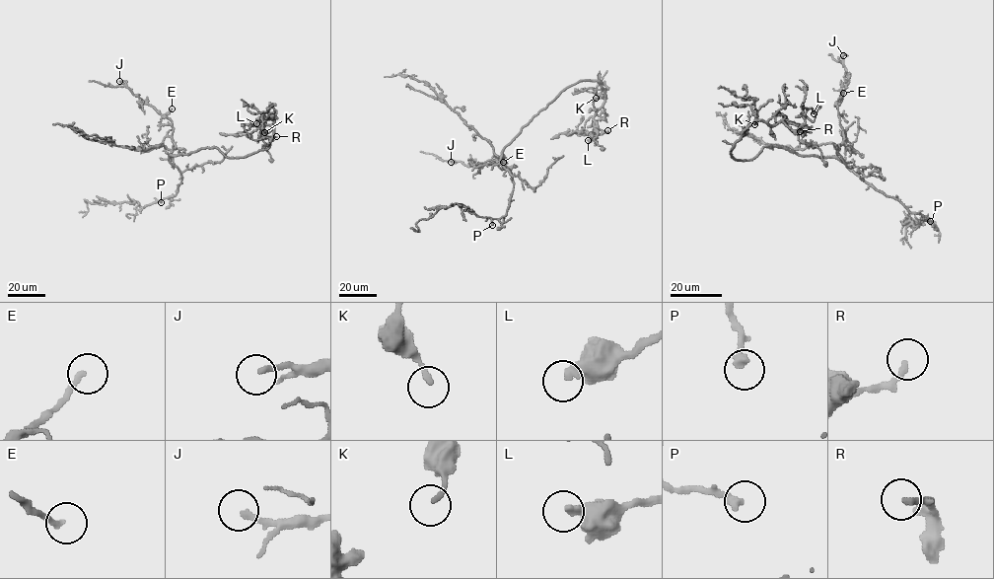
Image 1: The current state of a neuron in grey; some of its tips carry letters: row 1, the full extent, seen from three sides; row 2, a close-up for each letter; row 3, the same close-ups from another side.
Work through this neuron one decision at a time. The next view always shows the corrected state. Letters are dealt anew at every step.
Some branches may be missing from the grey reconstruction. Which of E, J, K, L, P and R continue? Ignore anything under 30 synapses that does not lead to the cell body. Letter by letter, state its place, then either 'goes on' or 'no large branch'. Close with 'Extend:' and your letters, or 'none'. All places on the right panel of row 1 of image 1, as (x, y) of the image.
E: (843, 93) | no large branch
J: (843, 55) | no large branch
K: (754, 124) | no large branch
L: (814, 113) | no large branch
P: (930, 221) | no large branch
R: (800, 131) | no large branch
Extend: none

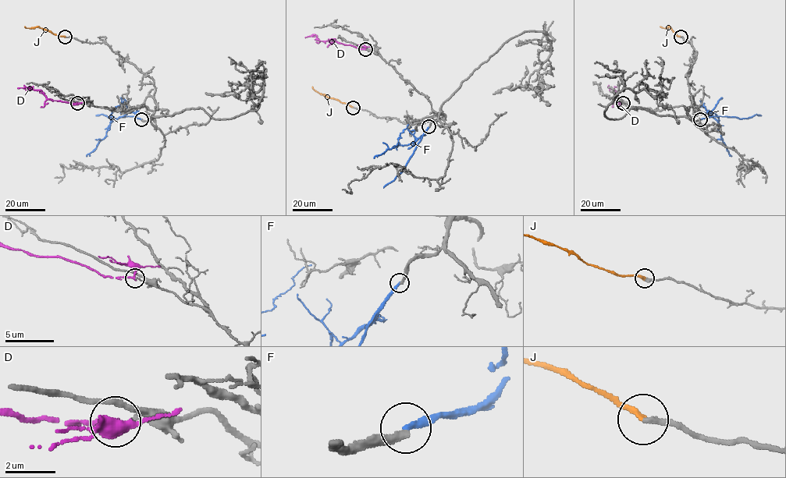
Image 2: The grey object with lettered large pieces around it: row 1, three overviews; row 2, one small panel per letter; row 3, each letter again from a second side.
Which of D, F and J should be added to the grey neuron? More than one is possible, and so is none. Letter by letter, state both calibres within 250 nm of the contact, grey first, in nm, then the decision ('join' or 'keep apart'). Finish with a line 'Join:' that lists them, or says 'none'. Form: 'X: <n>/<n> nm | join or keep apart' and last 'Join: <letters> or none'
D: 140/200 nm | keep apart
F: 280/240 nm | keep apart
J: 240/240 nm | join
Join: J

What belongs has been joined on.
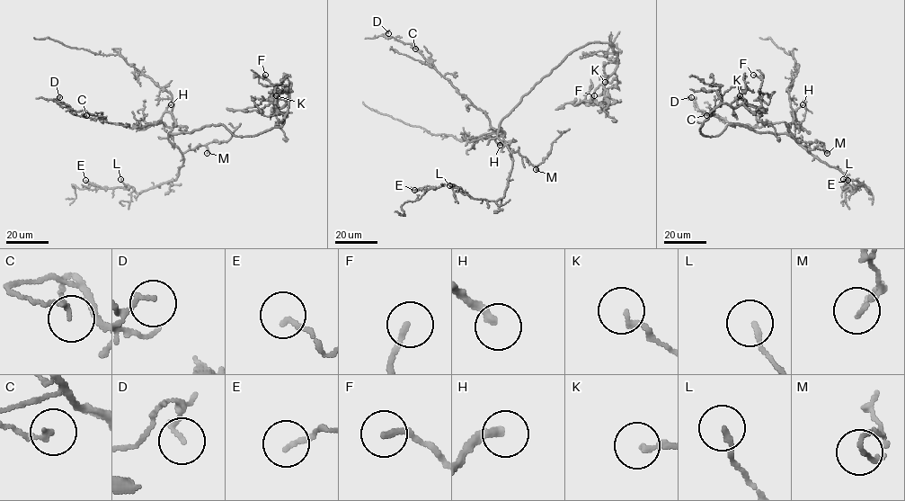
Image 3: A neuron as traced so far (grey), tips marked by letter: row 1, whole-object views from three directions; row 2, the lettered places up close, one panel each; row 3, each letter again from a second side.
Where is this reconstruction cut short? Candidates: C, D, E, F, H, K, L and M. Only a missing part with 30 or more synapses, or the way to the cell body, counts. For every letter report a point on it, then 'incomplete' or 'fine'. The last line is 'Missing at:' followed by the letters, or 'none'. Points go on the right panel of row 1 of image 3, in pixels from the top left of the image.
C: at (706, 115); fine
D: at (691, 97); fine
E: at (847, 180); fine
F: at (753, 75); fine
H: at (802, 104); incomplete
K: at (740, 95); fine
L: at (843, 179); fine
M: at (827, 153); fine
Missing at: H

